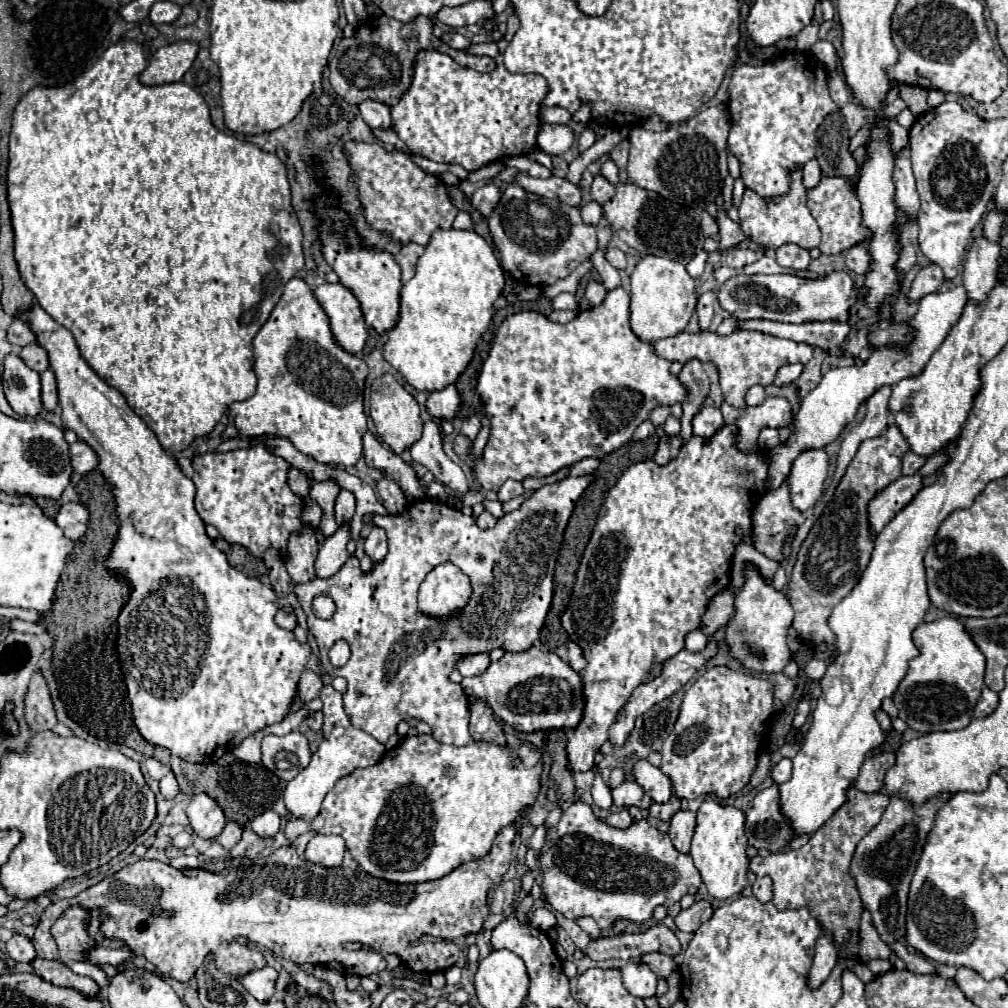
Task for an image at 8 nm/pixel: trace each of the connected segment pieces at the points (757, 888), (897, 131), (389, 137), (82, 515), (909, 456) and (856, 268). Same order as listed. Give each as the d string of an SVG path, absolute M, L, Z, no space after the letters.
M770 876L756 878L756 882L752 884L752 892L760 902L770 902L772 900L772 880L770 880Z
M882 120L880 122L882 126L886 126L888 130L890 130L890 136L892 136L892 148L894 148L894 152L902 152L906 146L908 146L908 130L906 128L902 128L896 120Z
M374 130L374 134L382 140L382 142L386 142L386 144L392 144L396 150L400 150L400 152L406 152L408 156L412 154L412 150L396 136L396 132L394 130Z
M64 504L64 506L60 506L60 510L56 514L56 524L62 528L64 536L78 542L88 530L88 518L90 518L90 514L88 514L86 506Z
M906 452L904 462L902 462L902 474L904 474L904 476L912 476L912 474L916 474L924 464L926 464L926 456L918 456L918 454L914 454L914 452Z
M856 244L846 254L846 266L848 266L848 270L862 276L862 274L868 272L868 264L870 264L868 258L870 256L868 256L868 250L866 250L866 244Z

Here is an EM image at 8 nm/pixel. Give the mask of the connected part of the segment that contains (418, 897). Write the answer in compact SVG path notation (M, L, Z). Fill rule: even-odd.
M514 826L504 828L496 836L492 850L484 858L464 862L462 866L458 866L444 878L422 882L422 884L390 884L382 878L374 878L366 874L360 868L356 870L342 868L342 866L324 868L320 864L314 864L302 858L294 846L282 846L274 850L272 854L258 858L252 866L230 872L226 876L206 872L206 870L176 870L158 860L138 860L134 864L124 866L114 876L104 878L96 886L80 892L78 896L70 900L52 902L40 916L32 944L40 958L58 958L56 954L58 946L54 944L50 936L50 926L68 906L80 904L88 910L104 908L106 920L102 922L102 928L100 928L104 936L124 940L134 952L144 954L146 960L150 960L160 972L168 974L170 978L178 982L190 982L209 953L214 956L220 944L237 942L238 937L248 938L250 942L258 944L260 948L270 950L272 954L284 960L292 960L296 964L306 964L306 962L322 964L326 968L334 968L342 972L344 976L370 976L370 974L382 972L386 968L386 960L384 960L386 954L398 955L401 962L404 962L414 972L434 974L438 970L448 970L450 966L456 964L460 948L451 941L452 938L478 934L482 928L482 922L486 922L488 918L486 894L490 886L500 882L502 876L510 868L514 836L516 836ZM346 942L360 942L362 946L370 950L352 952L344 948Z

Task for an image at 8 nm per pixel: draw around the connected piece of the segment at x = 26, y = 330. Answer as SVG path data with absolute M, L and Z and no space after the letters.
M16 318L8 330L8 340L10 344L14 346L26 346L26 344L32 344L36 342L36 334L32 332L32 328L28 326L28 322Z

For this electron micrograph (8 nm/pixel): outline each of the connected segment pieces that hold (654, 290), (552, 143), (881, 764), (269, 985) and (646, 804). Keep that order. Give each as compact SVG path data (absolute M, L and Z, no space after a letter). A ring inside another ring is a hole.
M644 256L630 276L630 326L632 332L644 342L676 336L682 332L696 310L696 282L686 272L686 266L660 256Z
M542 124L538 132L538 148L550 156L562 156L574 142L574 132L560 124Z
M890 752L870 756L862 764L860 776L856 778L854 788L862 790L862 792L882 792L882 788L884 788L884 776L886 776L886 772L894 764L896 764L896 760L894 760L894 754L890 754Z
M264 966L260 970L254 970L254 972L246 974L242 984L258 1002L268 1002L268 998L274 992L276 978L278 978L278 972L272 966Z
M626 780L620 786L616 786L612 790L612 798L614 804L620 808L630 808L630 806L638 806L642 810L648 810L652 804L652 798L642 790L642 786L634 780Z

